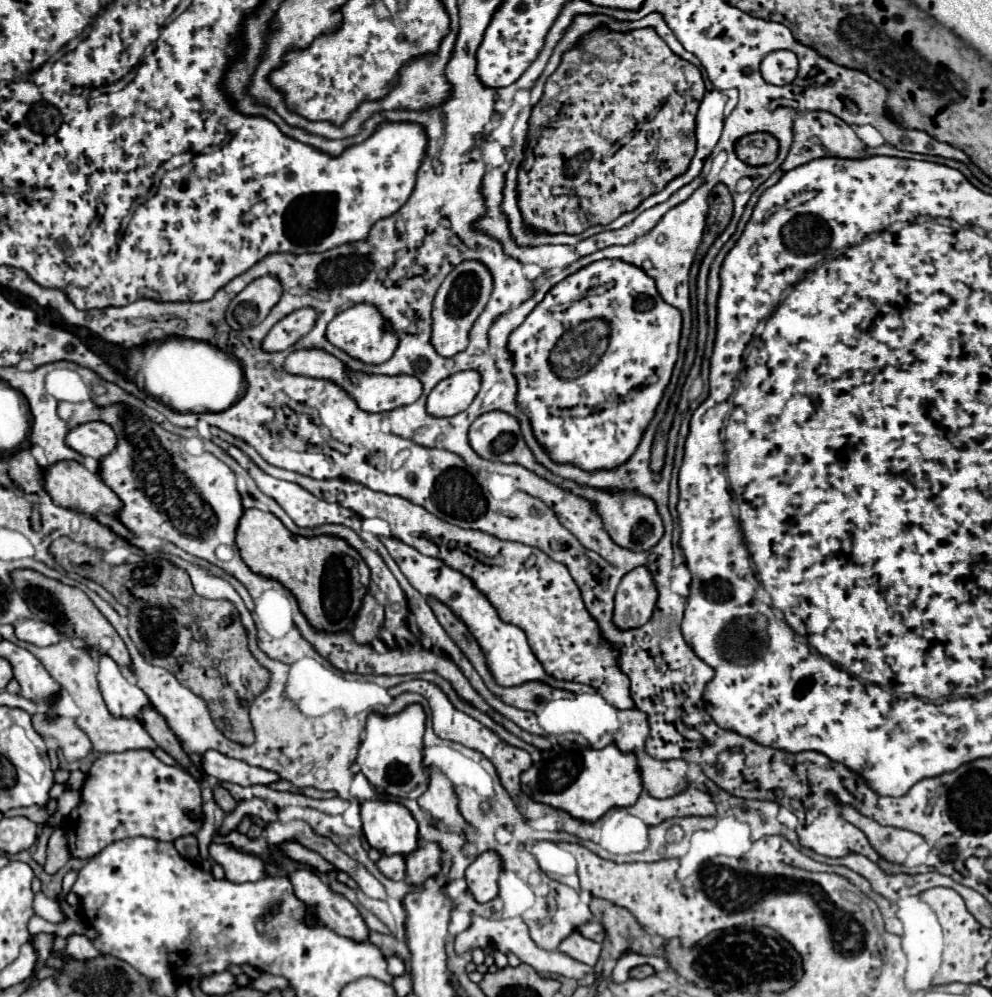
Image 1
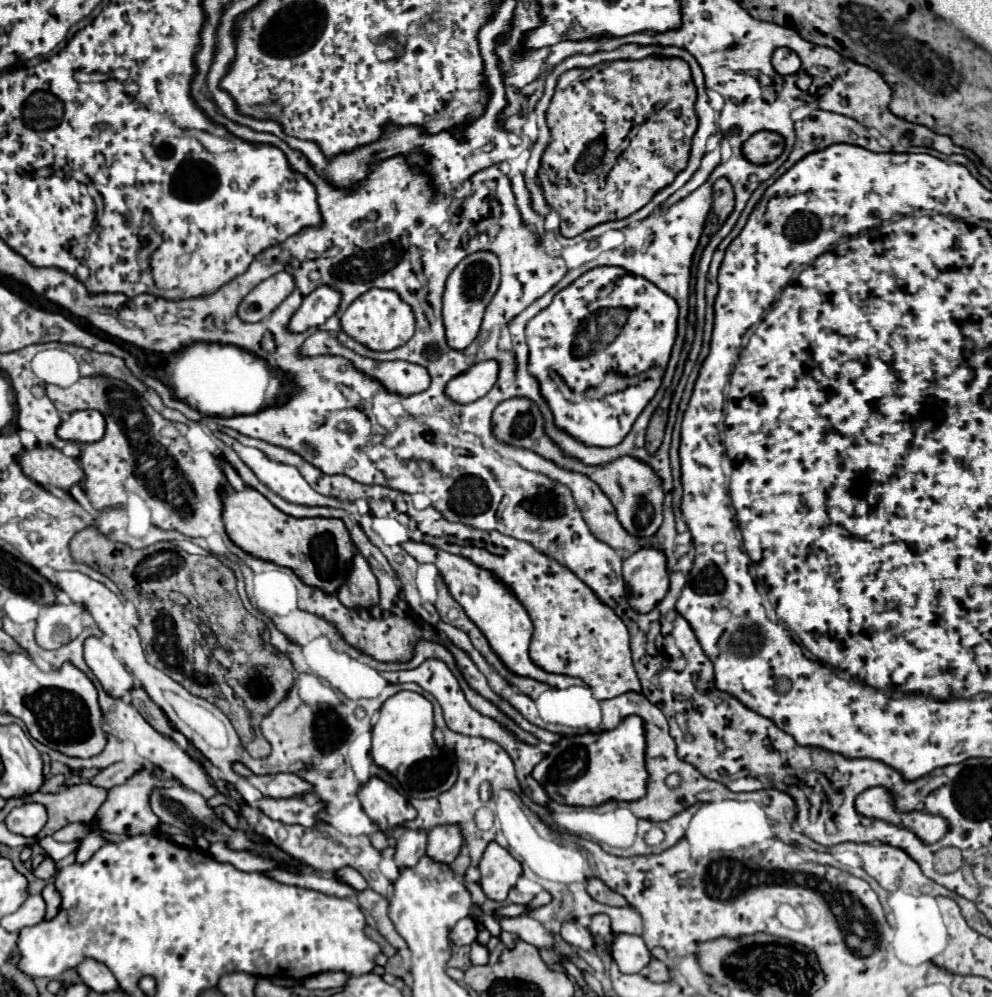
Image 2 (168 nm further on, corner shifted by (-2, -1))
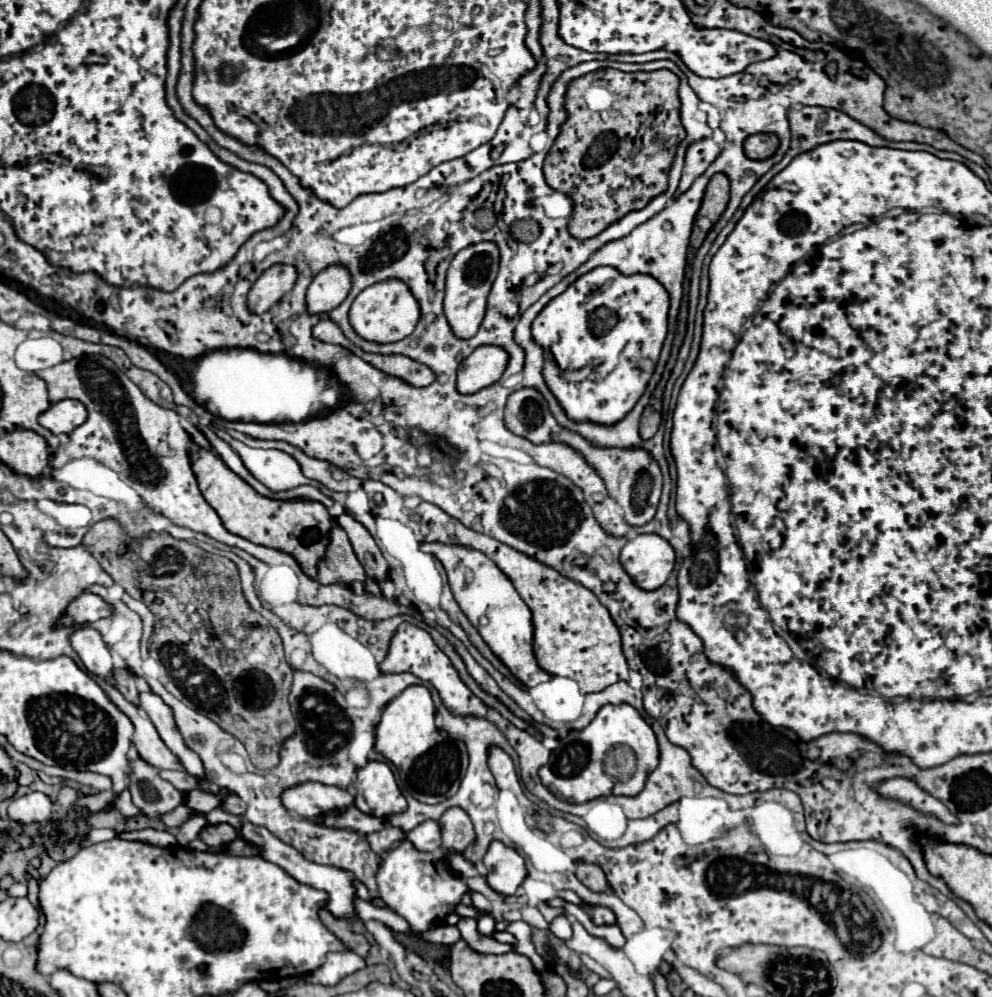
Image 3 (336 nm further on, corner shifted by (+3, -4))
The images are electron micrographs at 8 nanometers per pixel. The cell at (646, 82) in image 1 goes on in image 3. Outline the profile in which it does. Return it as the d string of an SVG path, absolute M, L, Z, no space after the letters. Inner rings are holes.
M598 70L570 84L566 110L568 120L546 156L544 176L552 188L572 196L572 228L590 228L590 238L594 238L628 212L642 210L668 188L668 168L678 142L686 138L680 122L678 76L670 70L634 74ZM590 86L604 86L616 94L612 108L592 112L584 102Z

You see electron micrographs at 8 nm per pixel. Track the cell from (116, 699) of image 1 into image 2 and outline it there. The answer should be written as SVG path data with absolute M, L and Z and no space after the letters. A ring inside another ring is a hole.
M89 637L85 641L85 661L89 669L99 679L101 687L115 699L123 699L125 693L131 693L135 687L133 677L125 671L125 667L117 661L111 647L103 645L97 637Z

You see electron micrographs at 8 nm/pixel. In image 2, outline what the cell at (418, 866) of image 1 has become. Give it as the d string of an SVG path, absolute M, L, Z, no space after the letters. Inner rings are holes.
M441 825L427 833L427 855L437 863L451 863L463 845L457 825Z

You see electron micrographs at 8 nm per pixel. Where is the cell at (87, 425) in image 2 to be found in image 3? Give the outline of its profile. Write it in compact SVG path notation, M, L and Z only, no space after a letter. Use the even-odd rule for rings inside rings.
M66 398L62 402L50 404L50 408L40 414L38 422L58 436L58 434L70 434L76 426L80 426L86 420L86 416L88 412L82 406L82 402Z

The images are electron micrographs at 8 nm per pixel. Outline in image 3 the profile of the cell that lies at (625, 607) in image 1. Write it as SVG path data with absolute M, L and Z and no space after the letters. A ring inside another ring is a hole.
M638 534L622 548L620 562L640 588L656 590L674 568L674 548L658 534Z

